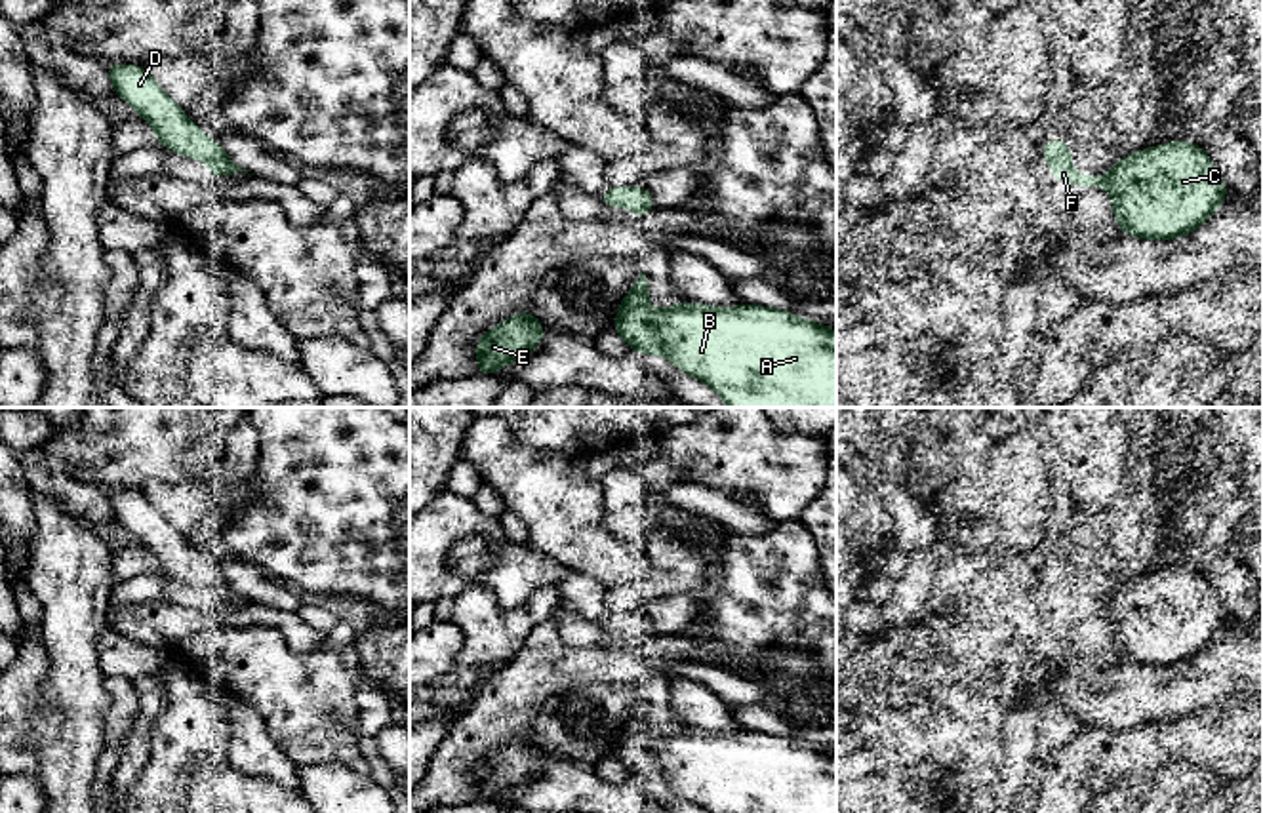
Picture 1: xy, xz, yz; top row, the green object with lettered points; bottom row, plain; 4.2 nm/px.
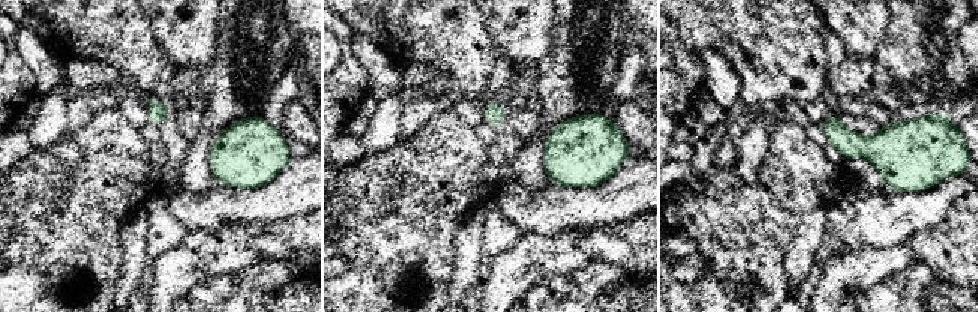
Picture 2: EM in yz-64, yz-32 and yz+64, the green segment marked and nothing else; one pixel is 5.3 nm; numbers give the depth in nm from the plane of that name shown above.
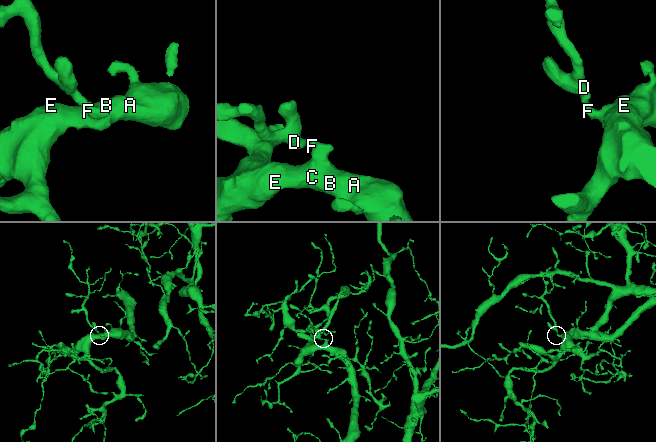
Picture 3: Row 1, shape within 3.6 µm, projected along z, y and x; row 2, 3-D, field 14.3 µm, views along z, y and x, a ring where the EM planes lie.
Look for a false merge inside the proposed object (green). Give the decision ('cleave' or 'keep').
keep

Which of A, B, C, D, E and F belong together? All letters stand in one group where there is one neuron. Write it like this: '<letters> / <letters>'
A B C D E F

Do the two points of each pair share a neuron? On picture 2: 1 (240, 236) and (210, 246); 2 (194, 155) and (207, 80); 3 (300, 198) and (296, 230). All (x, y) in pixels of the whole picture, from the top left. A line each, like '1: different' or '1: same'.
1: same
2: same
3: different

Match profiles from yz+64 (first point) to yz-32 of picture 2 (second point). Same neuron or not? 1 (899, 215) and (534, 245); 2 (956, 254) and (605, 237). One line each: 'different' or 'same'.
1: different
2: same

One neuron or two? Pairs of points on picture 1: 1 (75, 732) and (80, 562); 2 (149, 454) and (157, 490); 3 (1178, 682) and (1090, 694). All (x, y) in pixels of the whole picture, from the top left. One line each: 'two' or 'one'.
1: one
2: two
3: one

